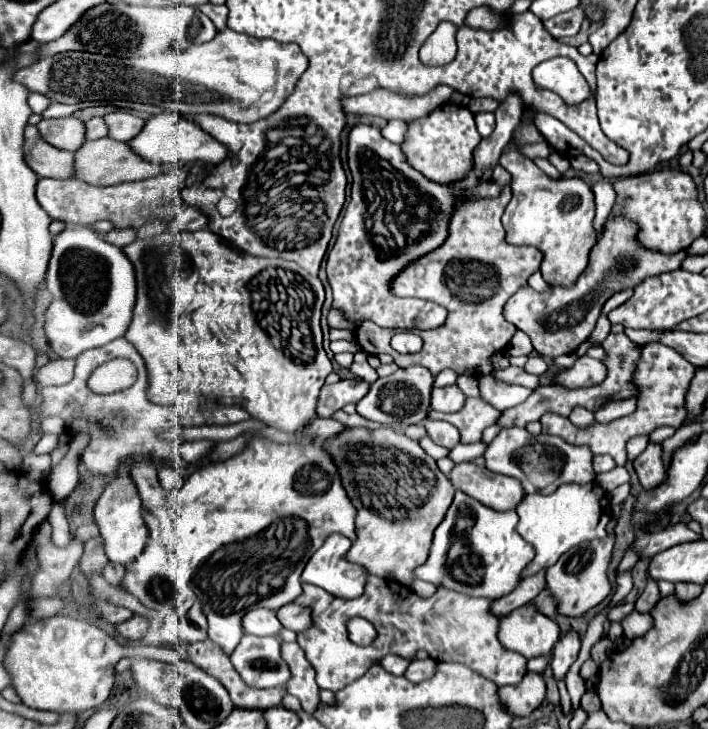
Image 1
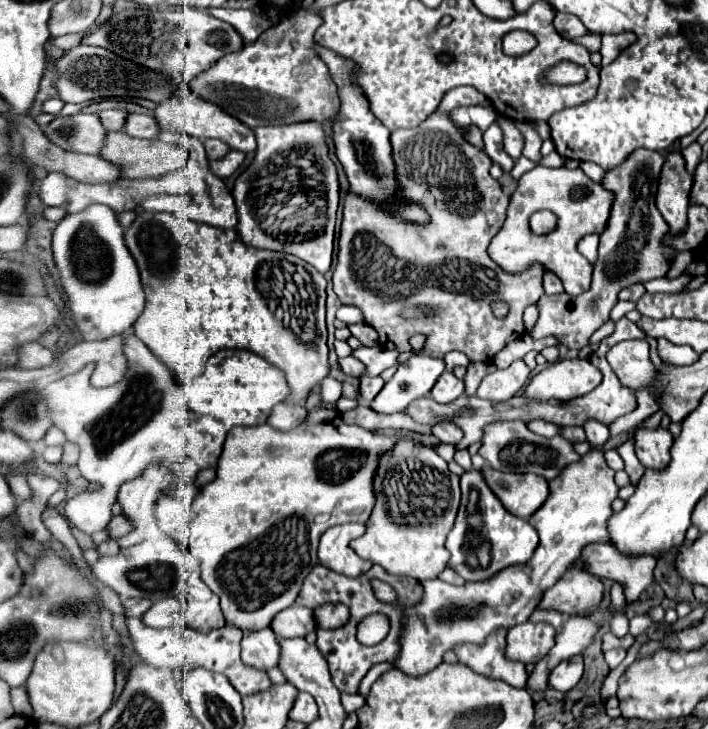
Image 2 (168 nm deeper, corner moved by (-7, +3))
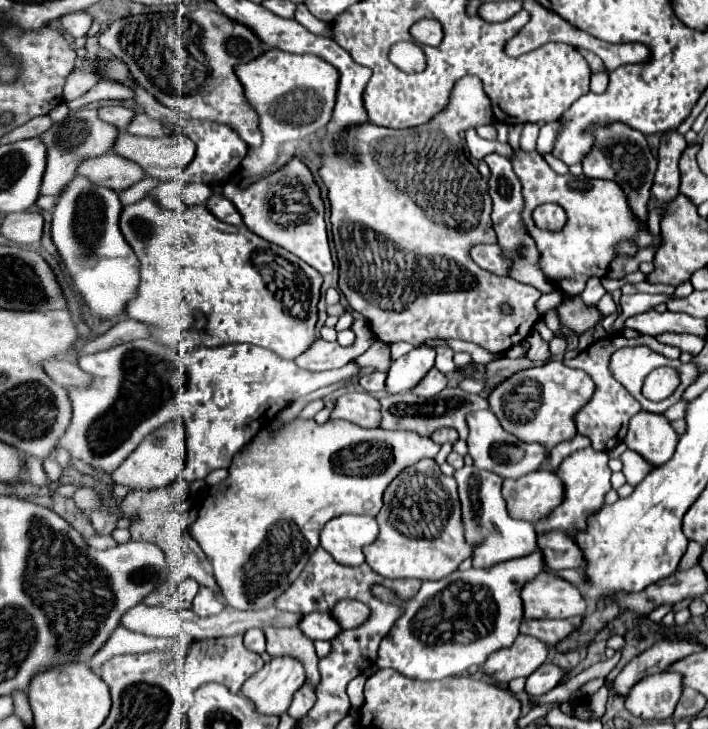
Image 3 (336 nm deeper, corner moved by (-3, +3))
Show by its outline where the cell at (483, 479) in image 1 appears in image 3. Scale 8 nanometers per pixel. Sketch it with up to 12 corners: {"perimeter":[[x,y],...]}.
{"perimeter":[[550,468],[502,482],[508,514],[532,524],[562,502]]}

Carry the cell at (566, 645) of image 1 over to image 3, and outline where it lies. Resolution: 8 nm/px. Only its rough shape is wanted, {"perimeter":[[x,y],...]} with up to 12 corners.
{"perimeter":[[546,662],[526,678],[526,692],[542,696],[558,686],[566,668]]}

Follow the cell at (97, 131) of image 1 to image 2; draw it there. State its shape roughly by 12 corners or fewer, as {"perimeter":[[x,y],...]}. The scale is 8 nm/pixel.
{"perimeter":[[100,112],[104,128],[110,132],[122,130],[128,112]]}

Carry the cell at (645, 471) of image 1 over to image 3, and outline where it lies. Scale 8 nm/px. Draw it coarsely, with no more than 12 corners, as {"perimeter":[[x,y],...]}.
{"perimeter":[[662,414],[630,418],[624,444],[648,464],[672,458],[678,434]]}

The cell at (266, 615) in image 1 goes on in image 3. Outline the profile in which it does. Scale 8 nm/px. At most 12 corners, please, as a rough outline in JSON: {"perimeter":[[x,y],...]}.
{"perimeter":[[330,614],[302,616],[298,628],[310,640],[332,640],[340,632]]}

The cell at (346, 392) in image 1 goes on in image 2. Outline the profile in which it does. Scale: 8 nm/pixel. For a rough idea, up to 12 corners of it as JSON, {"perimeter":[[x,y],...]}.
{"perimeter":[[380,376],[360,380],[362,402],[372,402],[382,390],[384,380]]}

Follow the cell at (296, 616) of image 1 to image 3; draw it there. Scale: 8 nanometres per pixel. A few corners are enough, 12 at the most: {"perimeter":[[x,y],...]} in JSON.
{"perimeter":[[340,600],[332,612],[342,630],[368,618],[368,608],[356,600]]}

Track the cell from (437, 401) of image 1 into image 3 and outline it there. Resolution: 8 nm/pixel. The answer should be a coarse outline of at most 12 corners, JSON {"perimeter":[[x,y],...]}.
{"perimeter":[[432,368],[412,390],[430,398],[446,388],[446,376]]}

